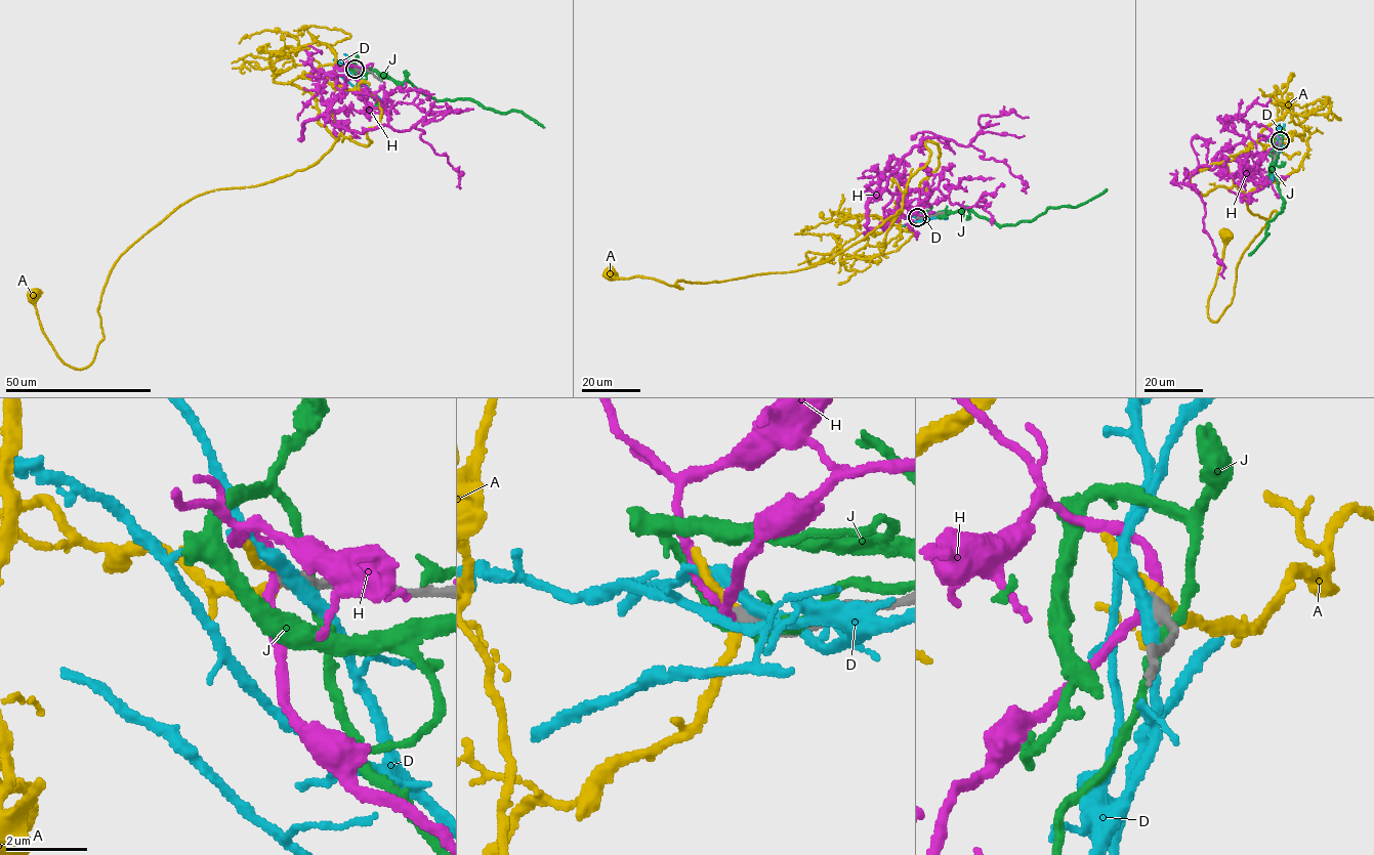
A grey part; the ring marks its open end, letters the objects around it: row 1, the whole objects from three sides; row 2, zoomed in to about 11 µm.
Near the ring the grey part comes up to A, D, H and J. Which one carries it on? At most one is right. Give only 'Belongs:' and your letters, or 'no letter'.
Belongs: A

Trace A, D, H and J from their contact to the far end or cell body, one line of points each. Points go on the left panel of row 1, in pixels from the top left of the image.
A: (355, 69), (274, 81), (325, 43), (379, 101), (369, 143), (179, 205), (115, 264), (88, 366), (35, 295)
D: (356, 69), (369, 92), (359, 90), (339, 75)
H: (355, 69), (366, 101), (347, 91), (326, 117), (362, 133), (421, 130), (462, 174), (460, 188)
J: (357, 69), (350, 66), (360, 73), (385, 73), (435, 100), (468, 98), (501, 113), (521, 111), (544, 127)

